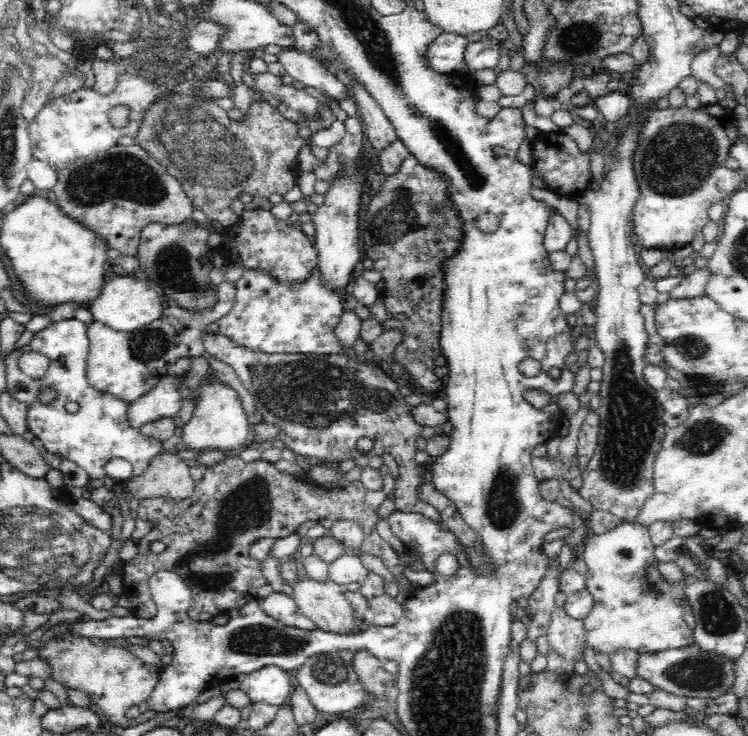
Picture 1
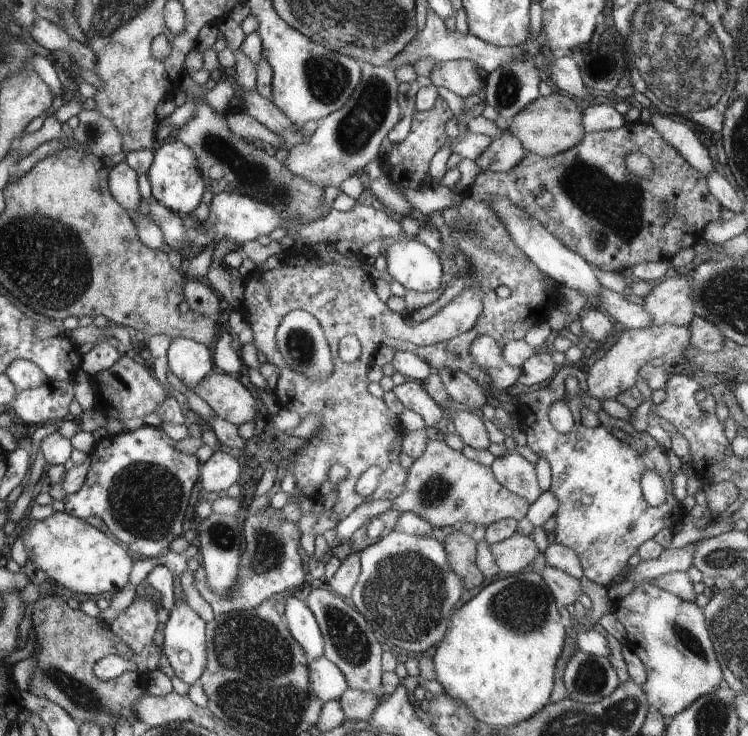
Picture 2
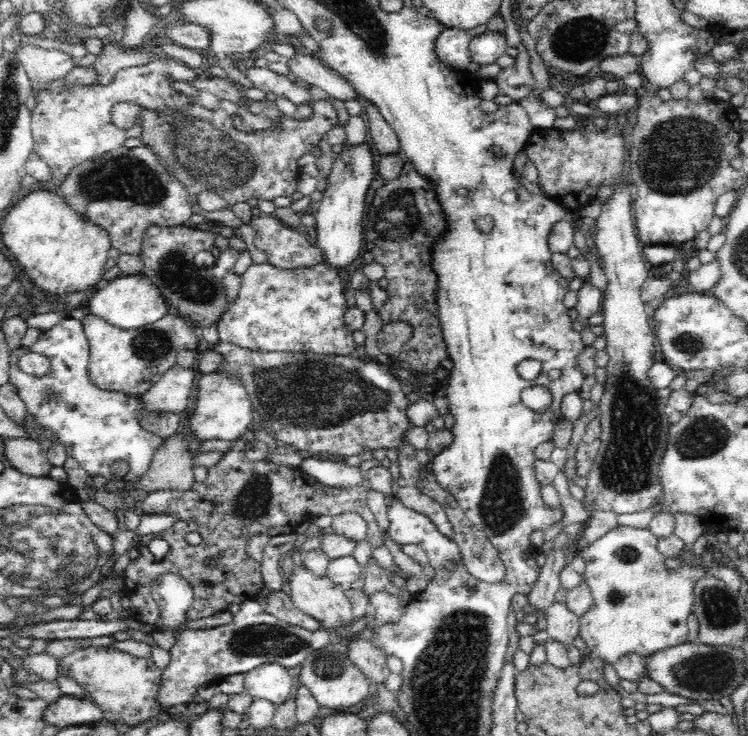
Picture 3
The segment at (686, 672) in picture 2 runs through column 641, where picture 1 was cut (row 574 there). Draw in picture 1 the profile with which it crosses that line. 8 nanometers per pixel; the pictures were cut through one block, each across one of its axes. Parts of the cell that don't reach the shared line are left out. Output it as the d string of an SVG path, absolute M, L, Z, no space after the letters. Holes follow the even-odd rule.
M622 523L604 534L587 538L582 559L588 570L583 575L594 601L588 616L582 620L588 647L608 656L623 648L643 655L694 643L693 632L684 621L685 611L679 605L682 599L688 598L685 586L691 579L685 575L680 583L661 581L655 550L649 527L642 523Z

